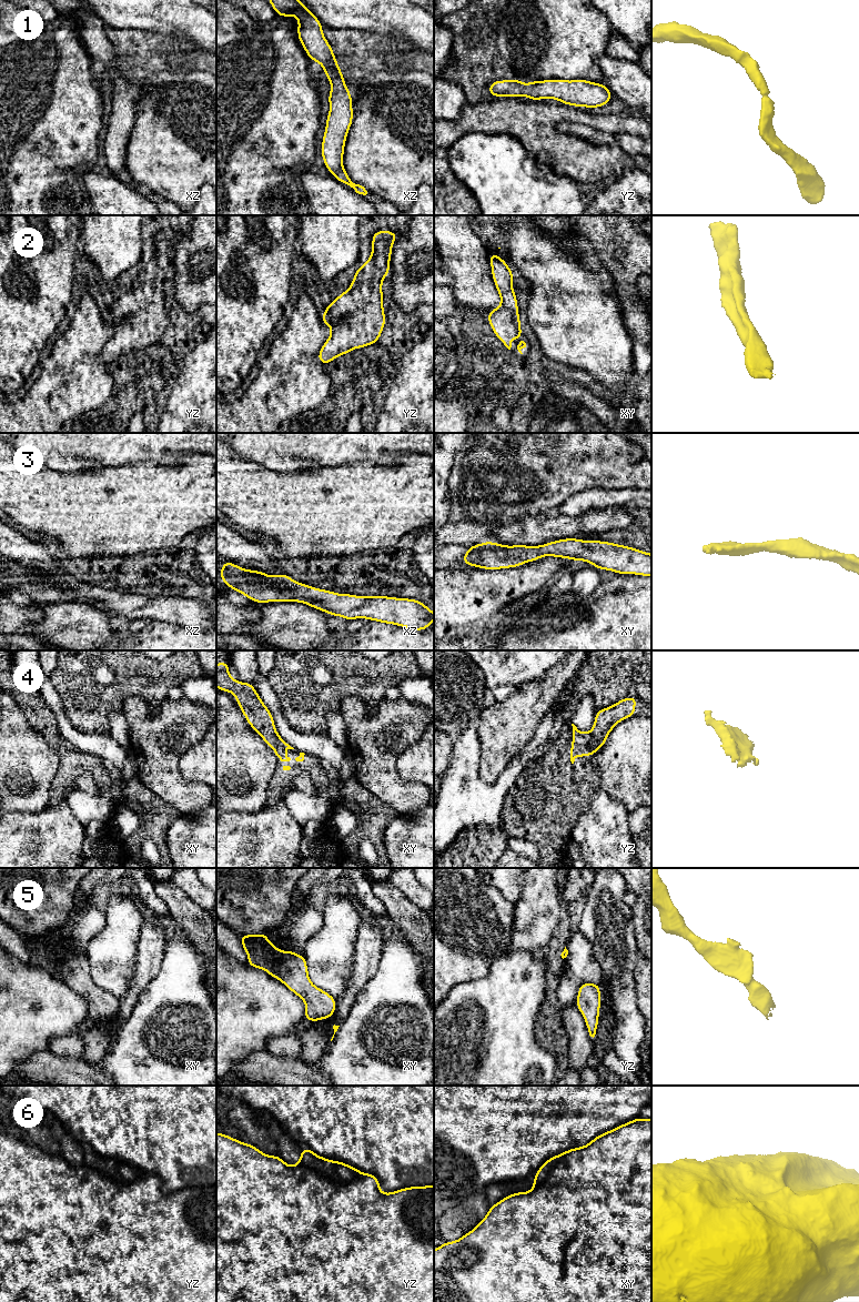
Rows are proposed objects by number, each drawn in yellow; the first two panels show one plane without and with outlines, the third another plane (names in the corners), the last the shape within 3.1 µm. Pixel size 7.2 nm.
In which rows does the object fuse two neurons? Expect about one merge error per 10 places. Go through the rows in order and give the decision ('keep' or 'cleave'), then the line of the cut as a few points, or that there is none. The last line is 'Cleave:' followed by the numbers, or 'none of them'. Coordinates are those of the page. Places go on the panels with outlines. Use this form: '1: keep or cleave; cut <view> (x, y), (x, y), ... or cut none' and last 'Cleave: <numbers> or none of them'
1: keep; cut none
2: keep; cut none
3: keep; cut none
4: keep; cut none
5: keep; cut none
6: cleave; cut yz (334, 1161), (332, 1166), (319, 1168), (296, 1164)
Cleave: 6

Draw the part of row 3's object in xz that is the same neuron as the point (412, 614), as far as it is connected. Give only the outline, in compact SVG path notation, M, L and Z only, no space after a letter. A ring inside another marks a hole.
M228 561L222 565L223 568L220 571L222 584L257 604L303 603L331 616L344 617L347 622L366 618L412 630L425 630L434 620L434 613L416 599L337 594L295 582L286 574L270 576L260 571L244 569Z

